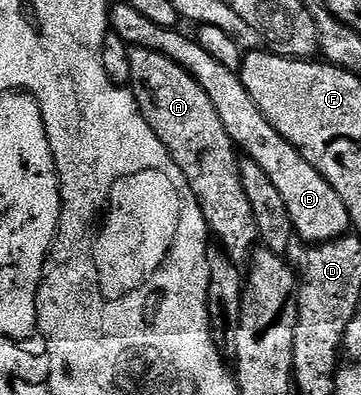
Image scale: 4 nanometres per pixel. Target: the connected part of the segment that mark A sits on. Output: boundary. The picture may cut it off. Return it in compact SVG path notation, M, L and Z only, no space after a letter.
M130 48L131 79L128 88L133 90L143 119L165 144L171 159L183 171L191 191L203 211L216 244L225 250L231 260L248 262L258 244L257 224L239 179L239 150L227 135L219 111L215 111L207 91L179 63L167 55L150 49Z

